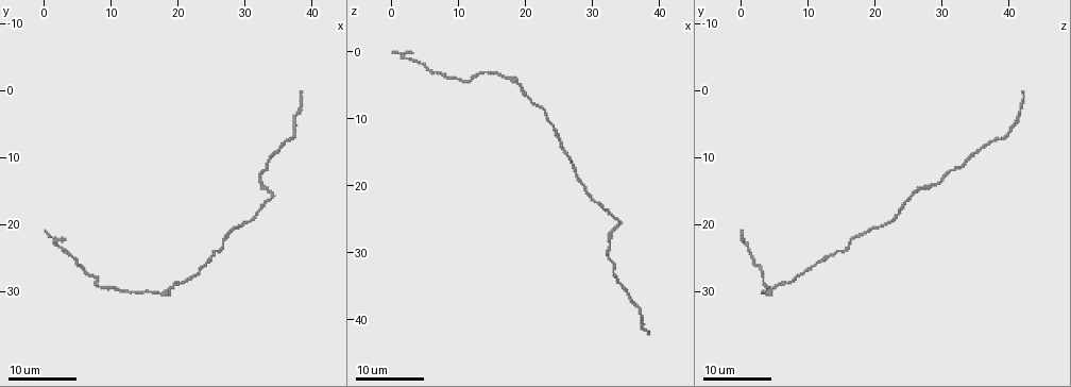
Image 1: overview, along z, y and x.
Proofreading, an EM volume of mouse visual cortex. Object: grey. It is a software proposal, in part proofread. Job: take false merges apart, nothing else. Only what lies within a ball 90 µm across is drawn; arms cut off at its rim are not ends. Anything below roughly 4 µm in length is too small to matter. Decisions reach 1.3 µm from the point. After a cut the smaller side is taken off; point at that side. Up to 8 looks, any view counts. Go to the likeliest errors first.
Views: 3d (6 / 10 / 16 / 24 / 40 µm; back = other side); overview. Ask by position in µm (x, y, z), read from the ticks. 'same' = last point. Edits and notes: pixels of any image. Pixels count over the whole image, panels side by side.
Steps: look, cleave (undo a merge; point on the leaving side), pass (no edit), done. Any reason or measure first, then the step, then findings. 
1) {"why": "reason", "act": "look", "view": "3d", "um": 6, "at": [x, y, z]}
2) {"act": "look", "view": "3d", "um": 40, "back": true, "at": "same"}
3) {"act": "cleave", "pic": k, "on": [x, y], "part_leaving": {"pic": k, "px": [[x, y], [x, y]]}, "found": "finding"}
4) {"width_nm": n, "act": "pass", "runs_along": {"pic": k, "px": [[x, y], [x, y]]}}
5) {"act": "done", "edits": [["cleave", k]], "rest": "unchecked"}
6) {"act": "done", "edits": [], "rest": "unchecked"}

{"why": "three arms meet", "act": "look", "view": "3d", "um": 24, "at": [2.0, 22.5, 0.0]}

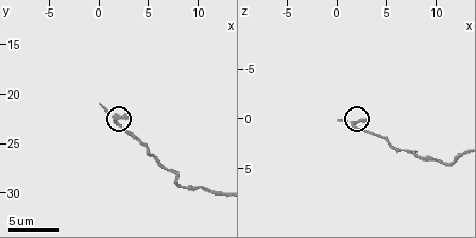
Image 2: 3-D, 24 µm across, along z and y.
{"act": "look", "view": "3d", "um": 6, "at": [1.6, 22.2, 0.2]}

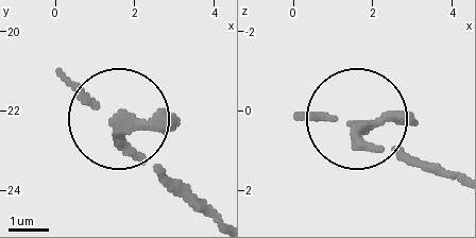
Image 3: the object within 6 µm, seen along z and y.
{"arms": 3, "act": "pass", "found": "one neuron here"}

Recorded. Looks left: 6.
{"why": "thick turns thin", "act": "look", "view": "3d", "um": 24, "at": [32.5, 14.5, 28.5]}

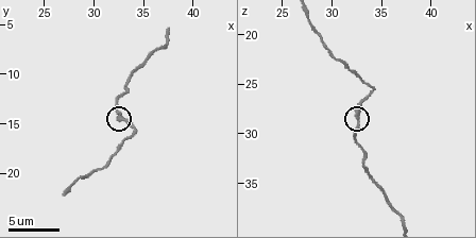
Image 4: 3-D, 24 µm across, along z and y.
{"act": "look", "view": "3d", "um": 10, "at": "same"}

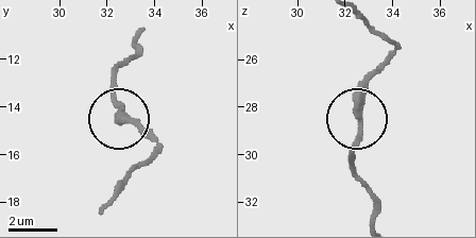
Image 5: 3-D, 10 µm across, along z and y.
{"act": "pass", "runs_along": {"pic": 5, "px": [[366, 19], [390, 50], [360, 98], [354, 175]]}, "found": "continuous, no second neuron"}

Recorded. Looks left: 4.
{"act": "look", "view": "3d", "um": 10, "at": [8.0, 29.0, 3.8]}

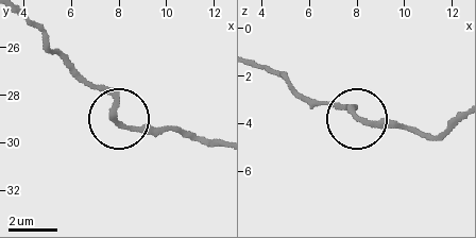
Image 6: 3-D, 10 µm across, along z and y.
{"act": "pass", "runs_along": {"pic": 6, "px": [[218, 145], [163, 125], [126, 124], [107, 96], [71, 61]]}, "found": "continuous, no second neuron"}

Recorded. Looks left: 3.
{"why": "thick turns thin", "act": "look", "view": "3d", "um": 16, "at": [17.5, 30.5, 4.0]}

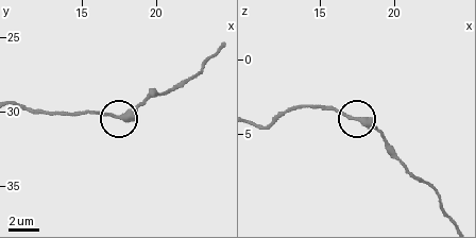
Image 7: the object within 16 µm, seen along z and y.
{"why": "zoom in", "act": "look", "view": "3d", "um": 6, "at": [17.2, 30.2, 3.8]}

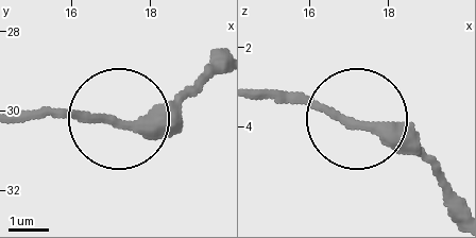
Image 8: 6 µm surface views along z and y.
{"act": "pass", "runs_along": {"pic": 8, "px": [[451, 191], [370, 126], [258, 100]]}, "found": "all the same neuron"}

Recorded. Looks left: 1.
{"act": "done", "edits": [], "rest": "unchecked"}

